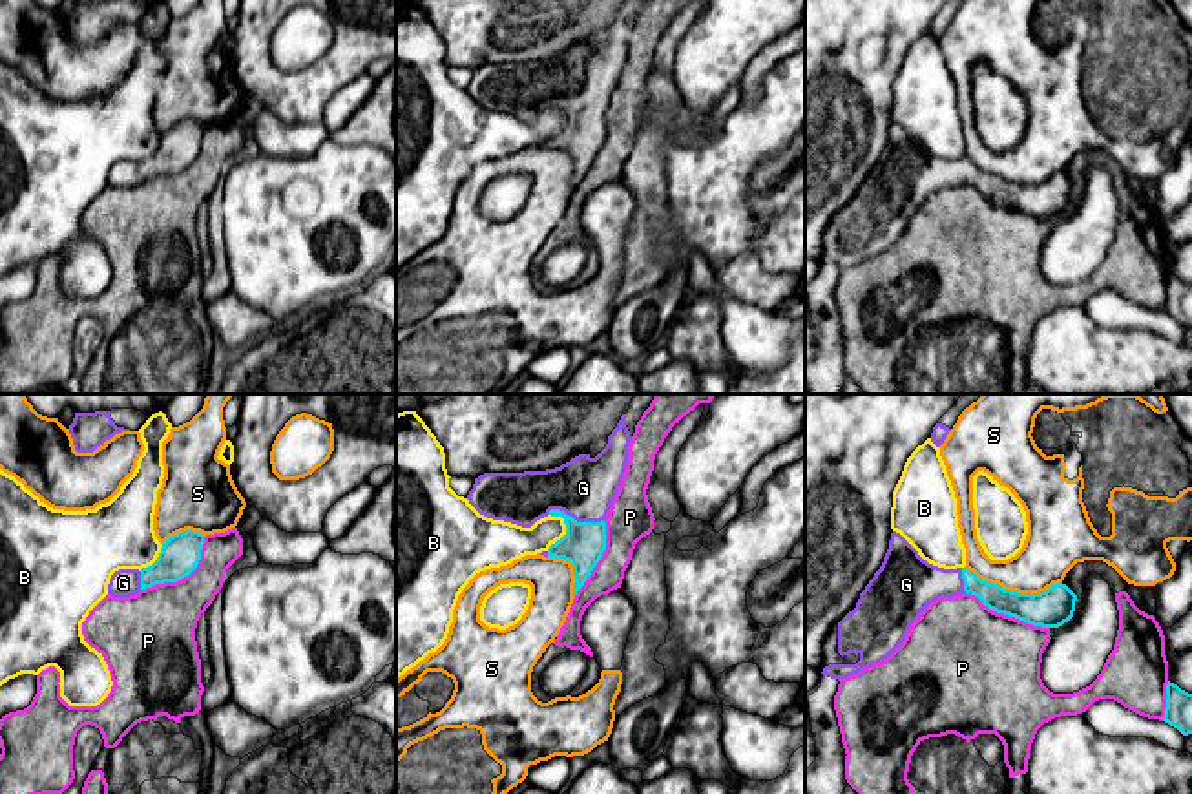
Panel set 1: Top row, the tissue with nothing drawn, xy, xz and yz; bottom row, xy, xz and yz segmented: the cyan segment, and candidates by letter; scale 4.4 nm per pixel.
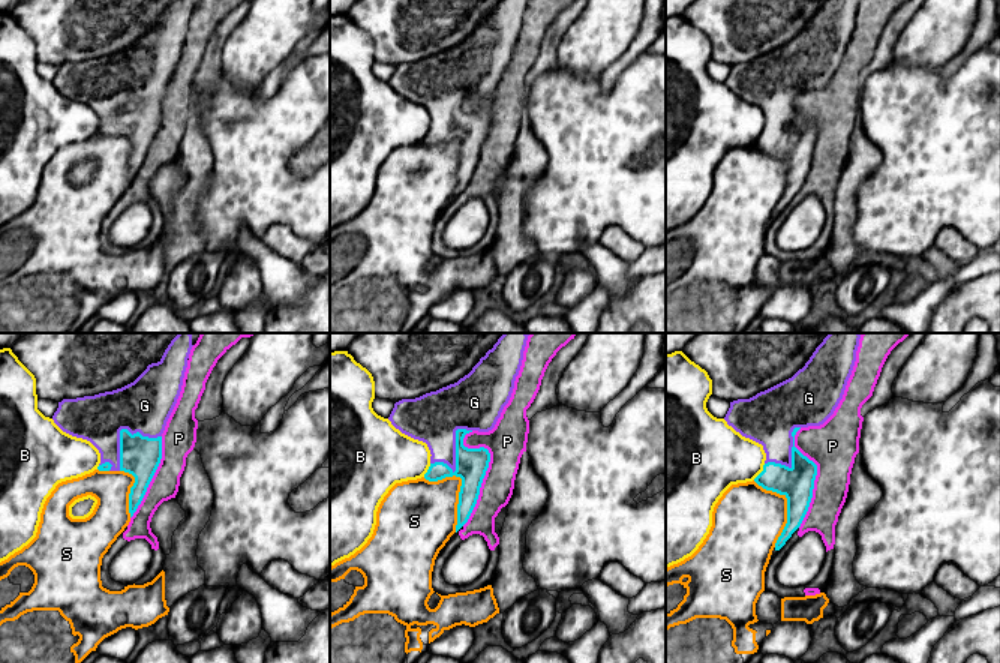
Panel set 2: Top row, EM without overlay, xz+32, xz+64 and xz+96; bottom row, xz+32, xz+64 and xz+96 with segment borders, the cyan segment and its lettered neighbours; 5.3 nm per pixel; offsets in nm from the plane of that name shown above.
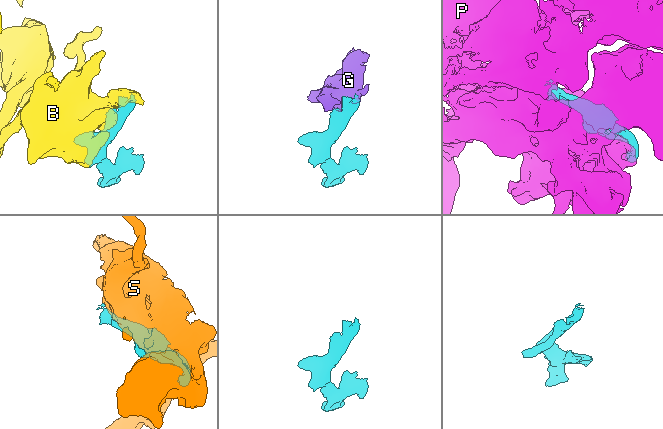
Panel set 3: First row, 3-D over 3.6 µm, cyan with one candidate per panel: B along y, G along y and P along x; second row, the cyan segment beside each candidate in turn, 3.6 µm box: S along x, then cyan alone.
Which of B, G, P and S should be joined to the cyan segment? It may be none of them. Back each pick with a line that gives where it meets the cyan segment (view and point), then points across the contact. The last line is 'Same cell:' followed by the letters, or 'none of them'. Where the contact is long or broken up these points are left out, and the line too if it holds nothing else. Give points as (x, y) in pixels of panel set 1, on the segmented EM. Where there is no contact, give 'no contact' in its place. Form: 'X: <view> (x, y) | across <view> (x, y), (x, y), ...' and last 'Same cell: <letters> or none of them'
G: xz (574, 519)
Same cell: G

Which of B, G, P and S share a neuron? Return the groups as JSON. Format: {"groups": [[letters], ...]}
{"groups": [["B"], ["G"], ["P"], ["S"]]}

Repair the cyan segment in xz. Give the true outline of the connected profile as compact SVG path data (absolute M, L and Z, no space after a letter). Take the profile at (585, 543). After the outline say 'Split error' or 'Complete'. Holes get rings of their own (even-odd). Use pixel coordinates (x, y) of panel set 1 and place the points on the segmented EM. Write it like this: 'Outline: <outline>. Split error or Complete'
Outline: M633 394L630 409L621 416L617 427L608 436L606 447L591 458L579 454L555 469L524 473L484 473L475 478L467 495L469 504L484 517L531 528L537 520L551 515L562 517L566 535L542 551L544 557L570 560L575 584L573 597L584 586L593 568L606 549L606 517L622 482L628 464L628 445L643 413L650 407L655 394Z. Split error

